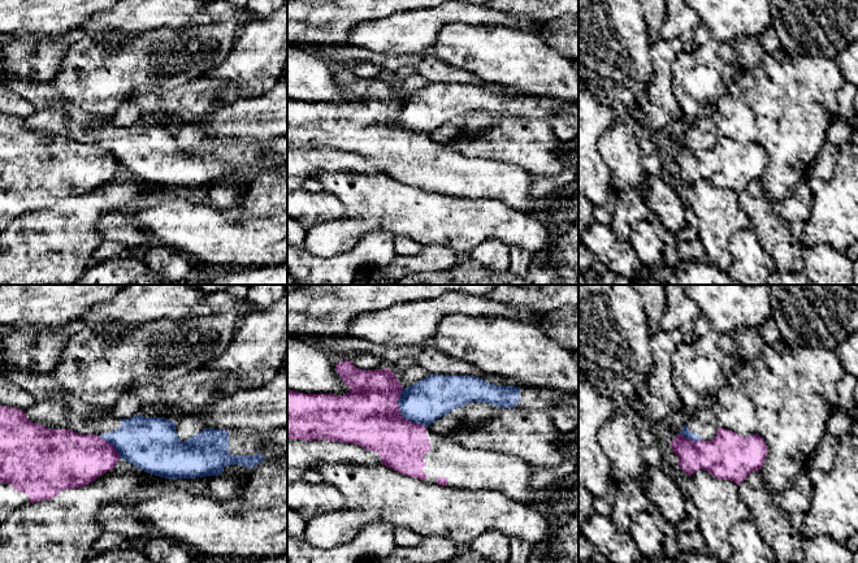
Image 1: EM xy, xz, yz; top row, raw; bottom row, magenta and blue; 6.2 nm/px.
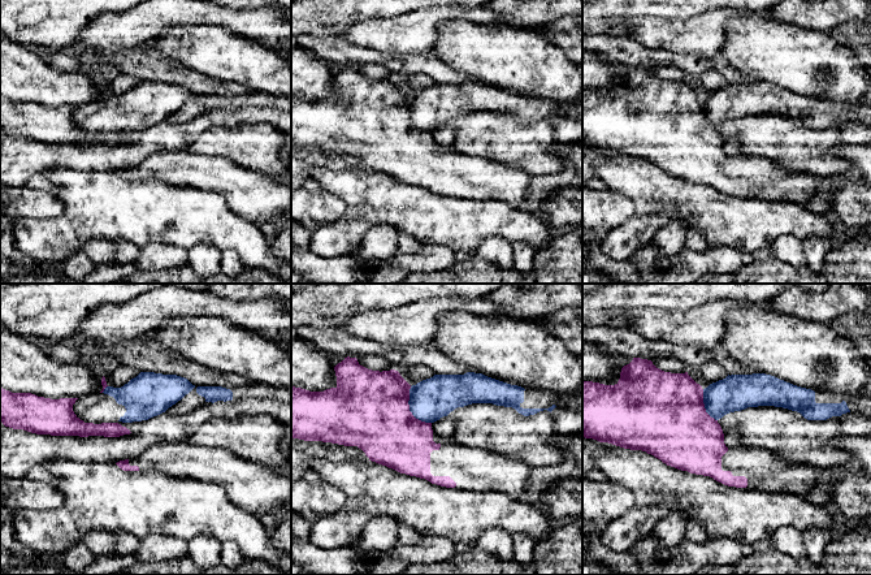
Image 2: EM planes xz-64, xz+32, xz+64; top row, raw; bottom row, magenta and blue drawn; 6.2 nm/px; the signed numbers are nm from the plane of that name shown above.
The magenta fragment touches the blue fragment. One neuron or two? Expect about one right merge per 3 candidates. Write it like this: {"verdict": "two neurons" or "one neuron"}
{"verdict": "two neurons"}

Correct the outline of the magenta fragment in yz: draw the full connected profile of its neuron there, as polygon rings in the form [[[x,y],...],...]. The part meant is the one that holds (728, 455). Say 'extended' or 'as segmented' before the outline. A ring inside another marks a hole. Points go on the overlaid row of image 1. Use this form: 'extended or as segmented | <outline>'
as segmented | [[[718,428],[711,441],[692,441],[679,434],[670,446],[679,458],[679,468],[689,477],[703,469],[737,485],[751,472],[760,471],[768,454],[768,446],[758,433],[744,437],[724,428]]]

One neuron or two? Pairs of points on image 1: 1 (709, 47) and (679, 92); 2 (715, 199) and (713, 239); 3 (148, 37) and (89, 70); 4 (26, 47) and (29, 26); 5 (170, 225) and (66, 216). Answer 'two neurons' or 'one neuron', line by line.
1: one neuron
2: one neuron
3: one neuron
4: two neurons
5: two neurons

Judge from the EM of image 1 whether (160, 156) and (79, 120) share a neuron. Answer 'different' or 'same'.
same

